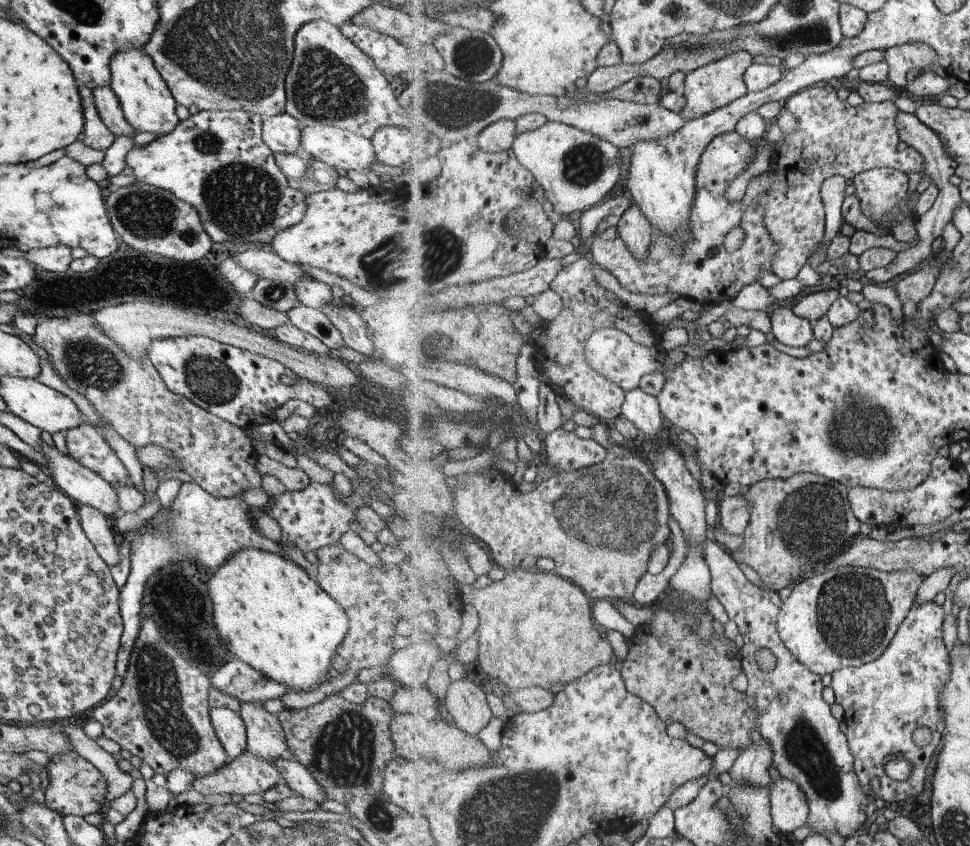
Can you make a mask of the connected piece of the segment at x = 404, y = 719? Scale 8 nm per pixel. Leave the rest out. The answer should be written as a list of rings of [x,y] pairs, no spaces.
[[[394,713],[390,718],[390,734],[399,753],[406,757],[428,756],[437,759],[445,768],[462,771],[466,768],[485,767],[492,763],[492,752],[477,735],[451,726],[442,714]]]

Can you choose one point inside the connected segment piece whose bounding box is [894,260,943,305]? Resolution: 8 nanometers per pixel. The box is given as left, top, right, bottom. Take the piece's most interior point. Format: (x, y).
(915, 287)

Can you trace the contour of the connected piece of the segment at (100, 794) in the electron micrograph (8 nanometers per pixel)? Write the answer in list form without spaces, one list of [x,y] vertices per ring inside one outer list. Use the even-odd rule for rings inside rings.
[[[73,750],[57,753],[48,758],[45,767],[48,770],[49,782],[44,791],[44,805],[62,817],[75,815],[84,817],[106,808],[107,785],[103,775],[84,758]]]

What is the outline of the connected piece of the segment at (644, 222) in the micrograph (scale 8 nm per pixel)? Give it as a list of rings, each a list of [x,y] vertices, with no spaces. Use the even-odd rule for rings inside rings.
[[[635,203],[620,218],[617,234],[628,244],[629,250],[636,256],[647,256],[654,237],[652,222],[646,218],[641,207]]]

